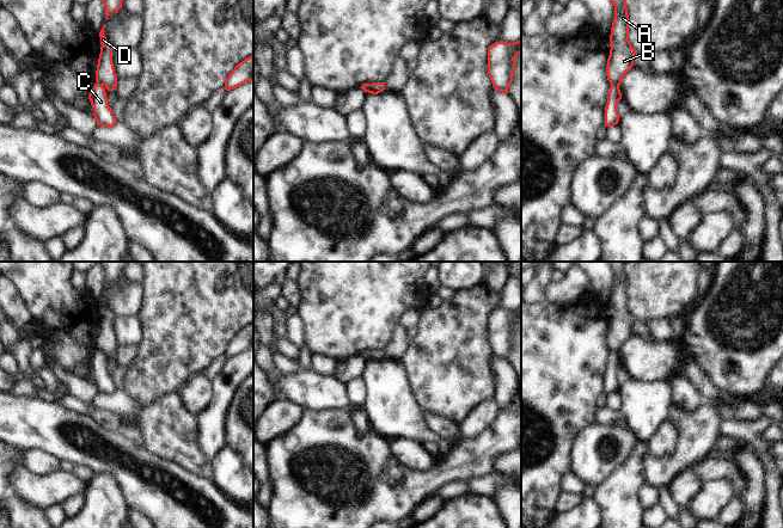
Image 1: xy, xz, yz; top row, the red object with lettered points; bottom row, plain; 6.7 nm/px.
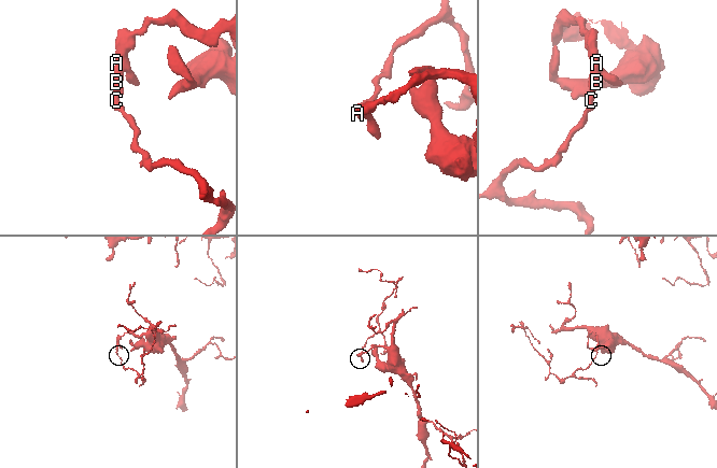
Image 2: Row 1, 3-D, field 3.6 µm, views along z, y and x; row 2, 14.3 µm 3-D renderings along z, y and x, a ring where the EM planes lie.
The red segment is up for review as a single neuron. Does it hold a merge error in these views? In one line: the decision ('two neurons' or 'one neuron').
two neurons

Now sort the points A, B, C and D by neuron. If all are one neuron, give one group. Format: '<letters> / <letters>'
A B D / C

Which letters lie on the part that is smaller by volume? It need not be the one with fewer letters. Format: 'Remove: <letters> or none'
Remove: C

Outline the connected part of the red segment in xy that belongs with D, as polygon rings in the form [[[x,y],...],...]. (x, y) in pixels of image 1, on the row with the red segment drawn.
[[[105,24],[99,32],[102,47],[96,70],[96,81],[97,84],[104,85],[108,91],[114,91],[117,87],[117,76],[115,74],[115,68],[112,63],[114,48],[108,42],[104,35],[104,29]]]

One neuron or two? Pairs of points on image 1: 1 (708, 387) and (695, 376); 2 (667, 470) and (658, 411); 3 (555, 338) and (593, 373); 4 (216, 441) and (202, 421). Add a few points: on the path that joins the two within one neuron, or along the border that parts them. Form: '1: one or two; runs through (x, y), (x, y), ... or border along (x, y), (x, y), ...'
1: one; runs through (704, 385), (698, 379)
2: two; border along (672, 403), (670, 417)
3: one; runs through (564, 348), (583, 367)
4: one; runs through (212, 436), (207, 425)

